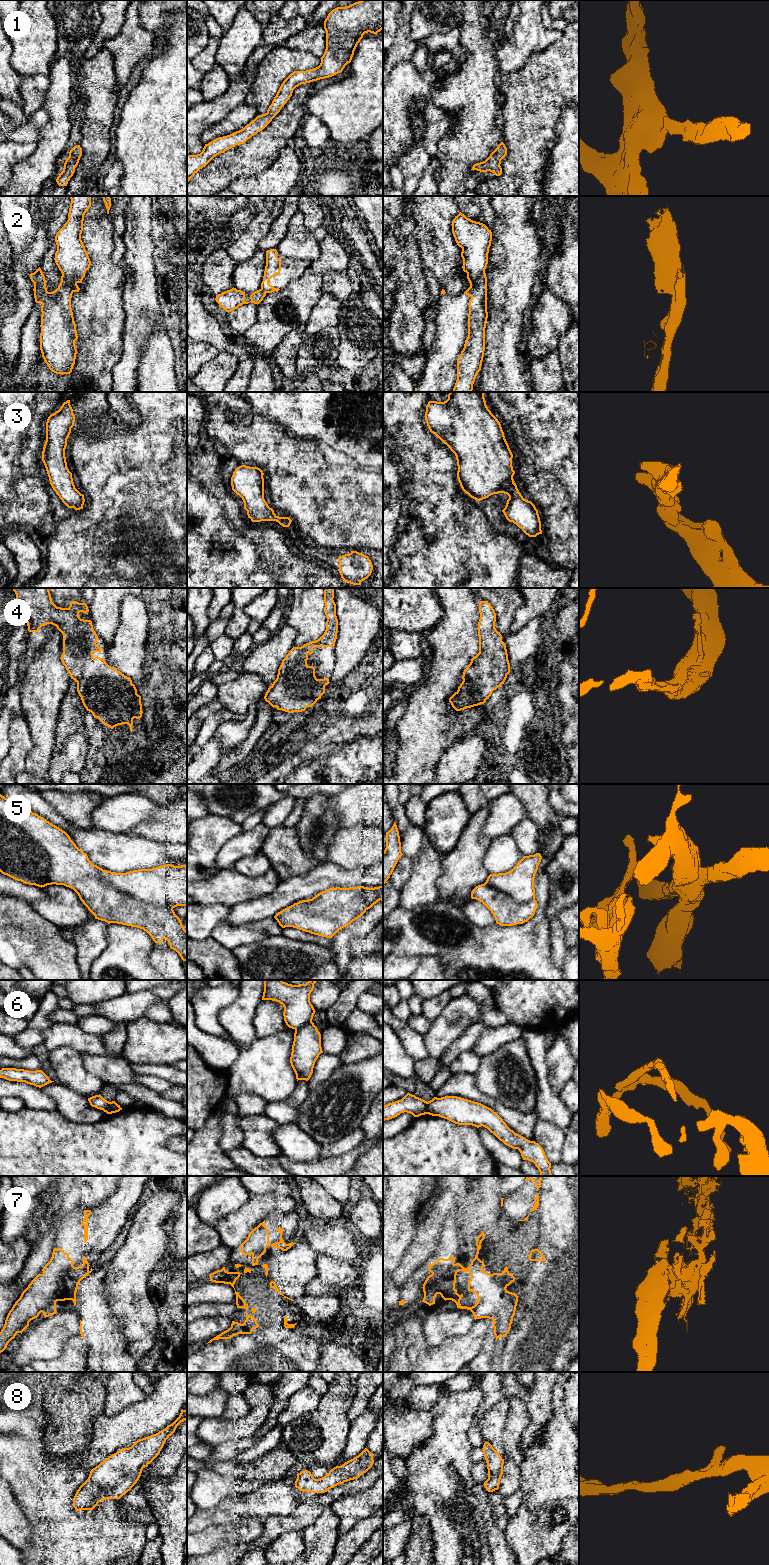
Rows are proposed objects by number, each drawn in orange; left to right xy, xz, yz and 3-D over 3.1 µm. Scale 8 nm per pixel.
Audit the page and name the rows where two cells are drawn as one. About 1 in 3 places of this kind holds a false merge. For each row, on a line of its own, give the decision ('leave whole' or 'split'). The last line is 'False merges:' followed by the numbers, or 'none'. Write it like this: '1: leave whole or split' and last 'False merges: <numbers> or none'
1: leave whole
2: split
3: leave whole
4: leave whole
5: leave whole
6: split
7: leave whole
8: leave whole
False merges: 2, 6

